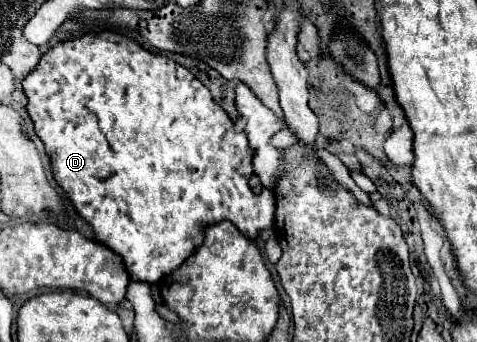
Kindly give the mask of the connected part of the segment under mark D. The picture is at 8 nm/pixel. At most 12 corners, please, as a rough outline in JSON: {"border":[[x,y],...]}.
{"border":[[115,32],[23,80],[57,184],[133,282],[221,220],[255,240],[247,134]]}

